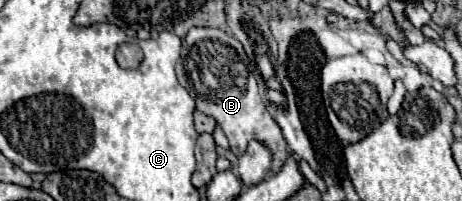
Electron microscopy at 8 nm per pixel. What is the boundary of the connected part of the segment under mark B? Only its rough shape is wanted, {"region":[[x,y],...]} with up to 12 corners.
{"region":[[195,26],[175,66],[199,112],[243,156],[257,140],[289,158],[243,44]]}

